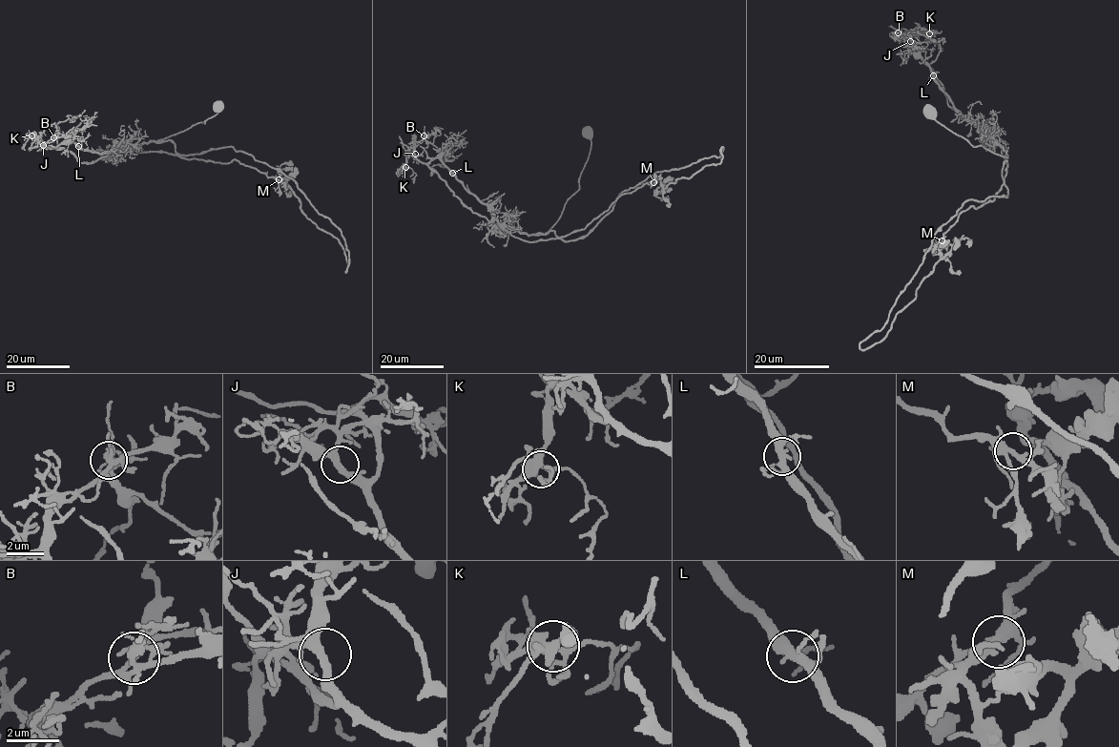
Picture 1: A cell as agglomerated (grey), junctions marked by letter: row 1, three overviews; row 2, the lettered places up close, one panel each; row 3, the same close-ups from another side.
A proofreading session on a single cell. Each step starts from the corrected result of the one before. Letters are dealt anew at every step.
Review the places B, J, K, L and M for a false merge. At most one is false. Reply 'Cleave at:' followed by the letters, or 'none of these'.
Cleave at: B

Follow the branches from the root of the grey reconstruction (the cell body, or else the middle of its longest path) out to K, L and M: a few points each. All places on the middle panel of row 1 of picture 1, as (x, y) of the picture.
K: (587, 134), (591, 146), (579, 188), (542, 235), (495, 226), (466, 208), (435, 172), (408, 154), (405, 167)
L: (587, 134), (591, 146), (579, 188), (555, 223), (542, 235), (521, 234), (504, 227), (452, 173)
M: (587, 134), (591, 146), (579, 188), (544, 234), (553, 231), (559, 238), (583, 230), (622, 195), (653, 182)

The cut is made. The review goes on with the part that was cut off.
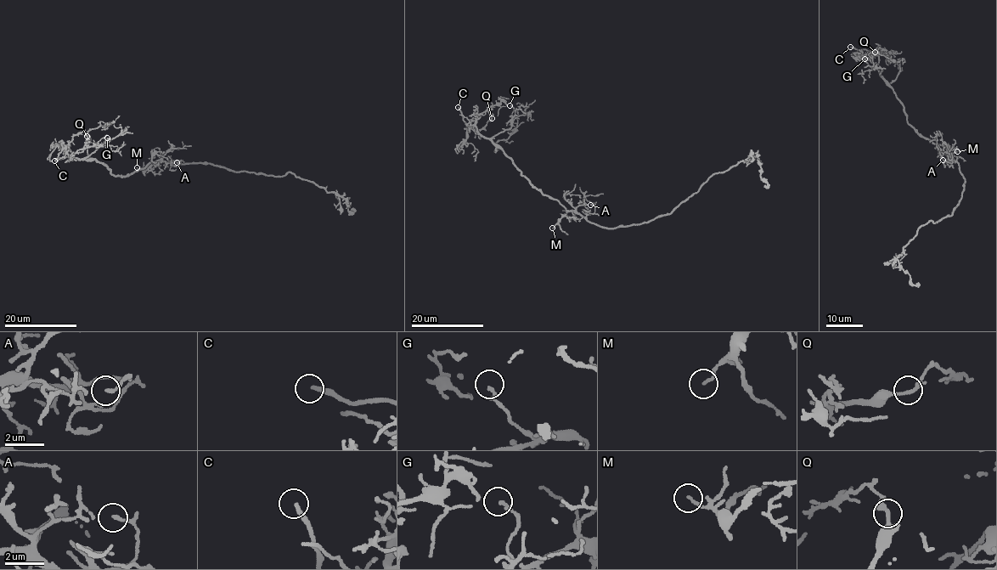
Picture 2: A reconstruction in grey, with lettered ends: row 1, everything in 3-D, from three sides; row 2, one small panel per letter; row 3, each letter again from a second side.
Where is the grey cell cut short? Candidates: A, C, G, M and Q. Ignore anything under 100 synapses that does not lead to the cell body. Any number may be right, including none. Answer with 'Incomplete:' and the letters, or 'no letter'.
Incomplete: C

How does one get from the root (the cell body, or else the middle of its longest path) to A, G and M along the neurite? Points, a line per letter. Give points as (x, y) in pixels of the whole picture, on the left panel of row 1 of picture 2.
A: (183, 163), (171, 160), (181, 160), (177, 162)
G: (183, 163), (154, 160), (125, 177), (118, 177), (108, 166), (85, 157), (104, 140), (109, 141), (107, 138)
M: (183, 163), (154, 160), (146, 169), (137, 167)

